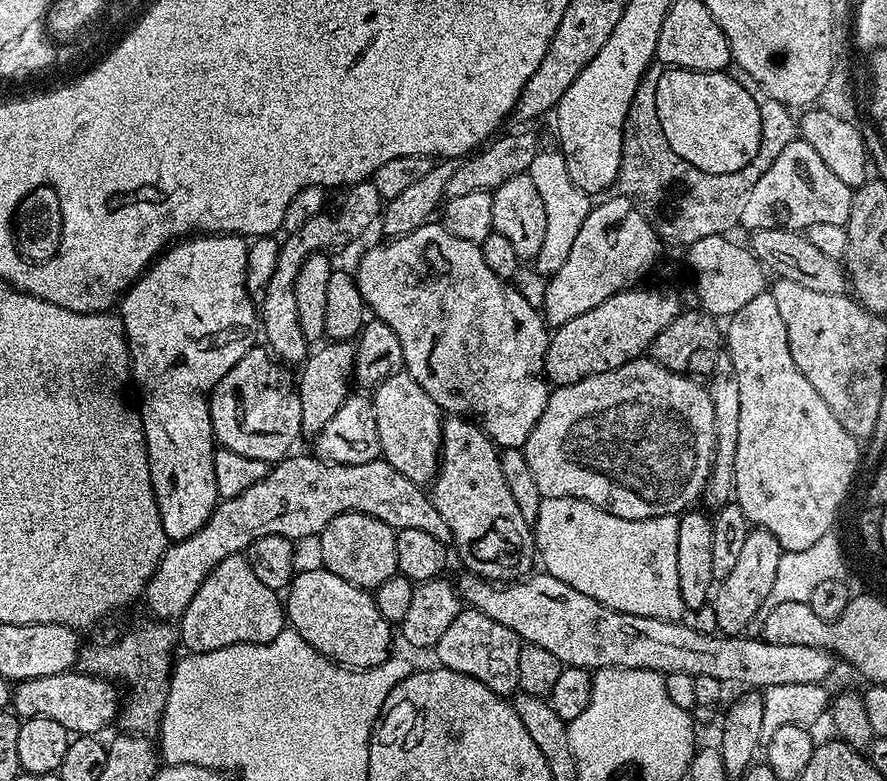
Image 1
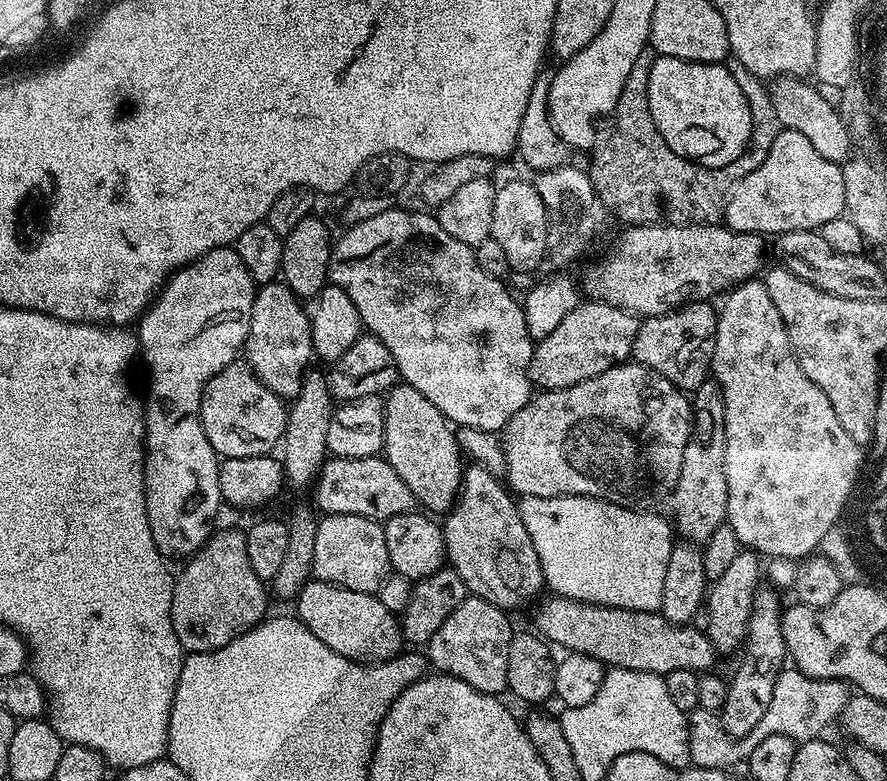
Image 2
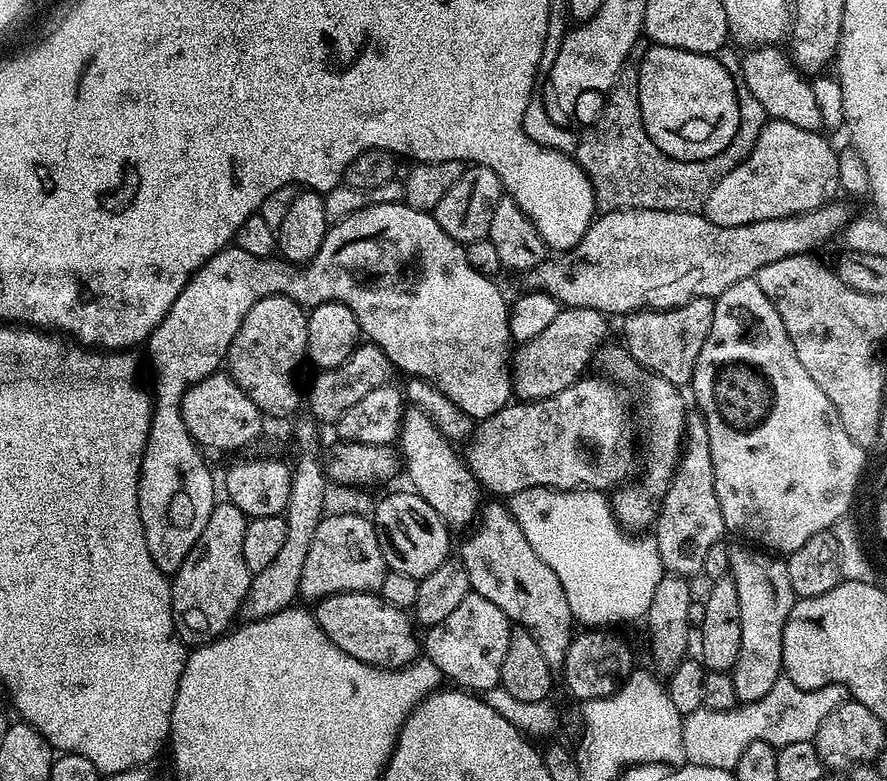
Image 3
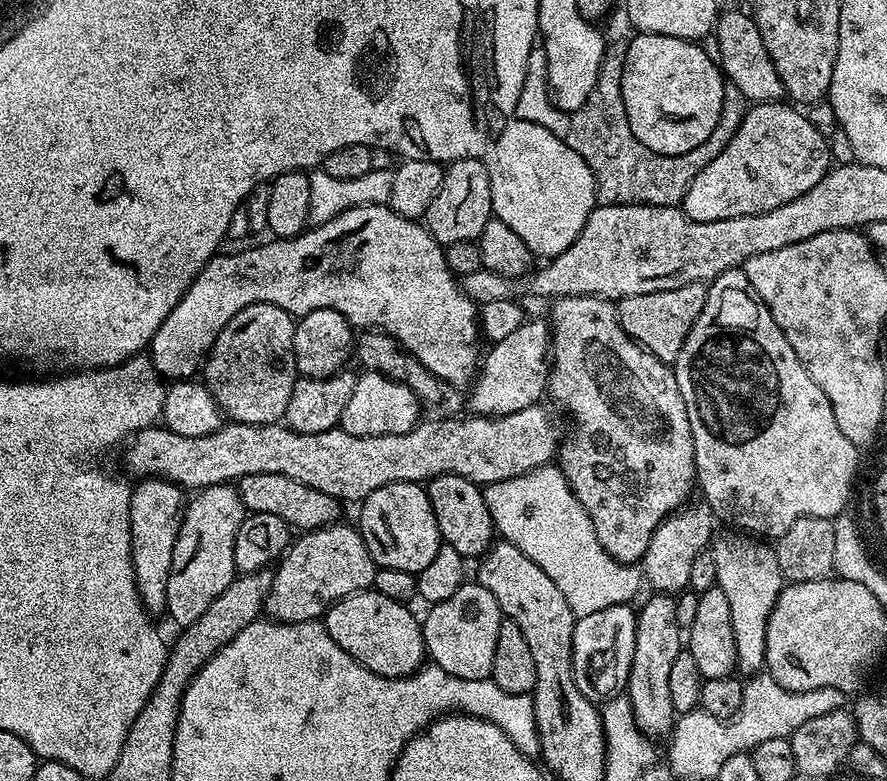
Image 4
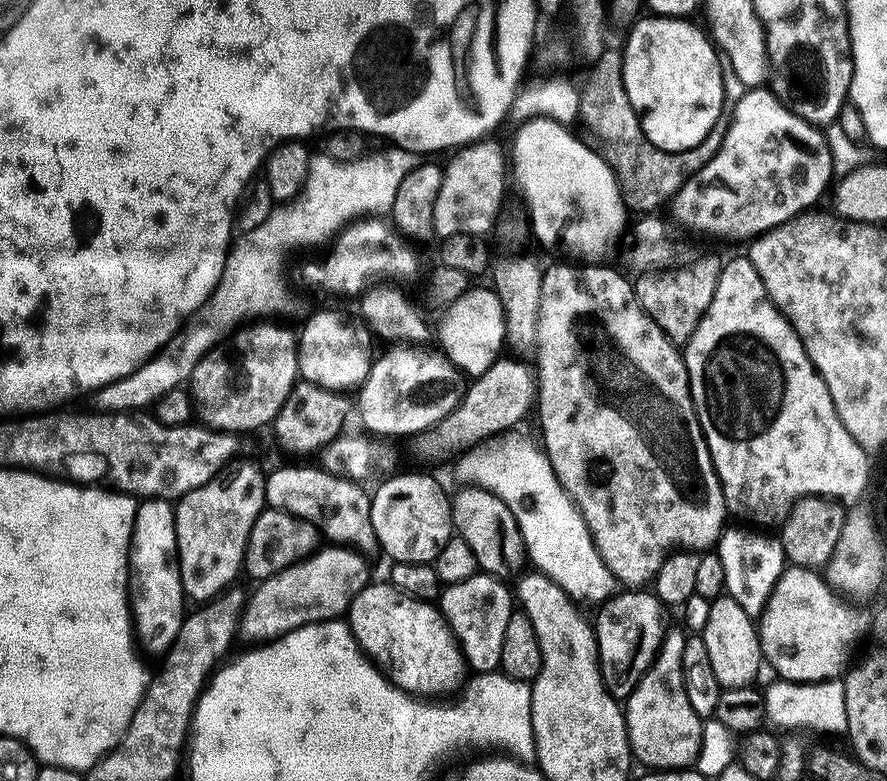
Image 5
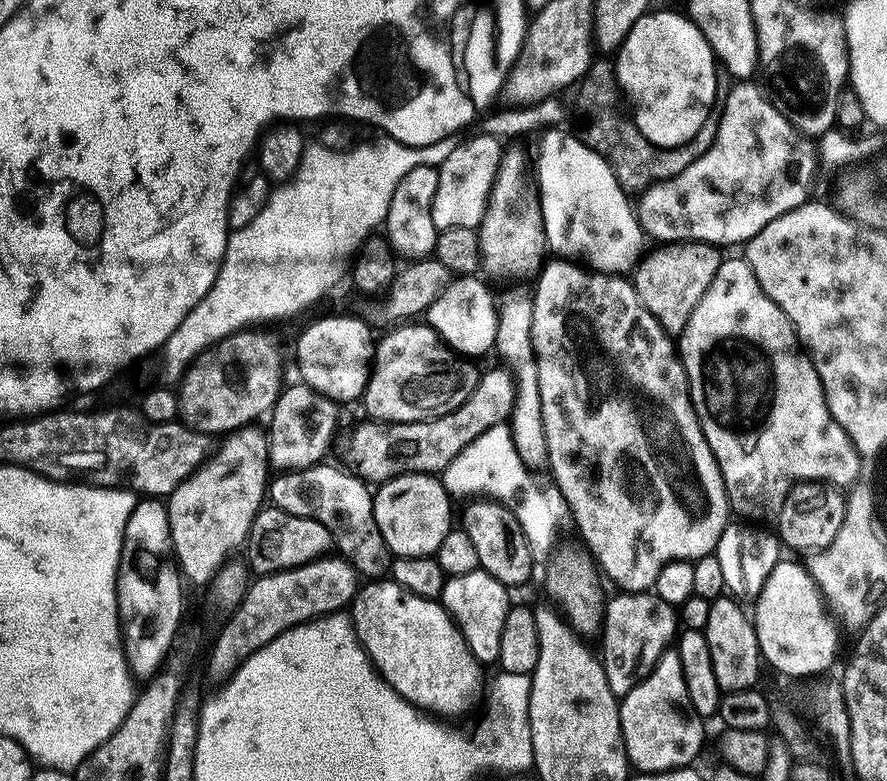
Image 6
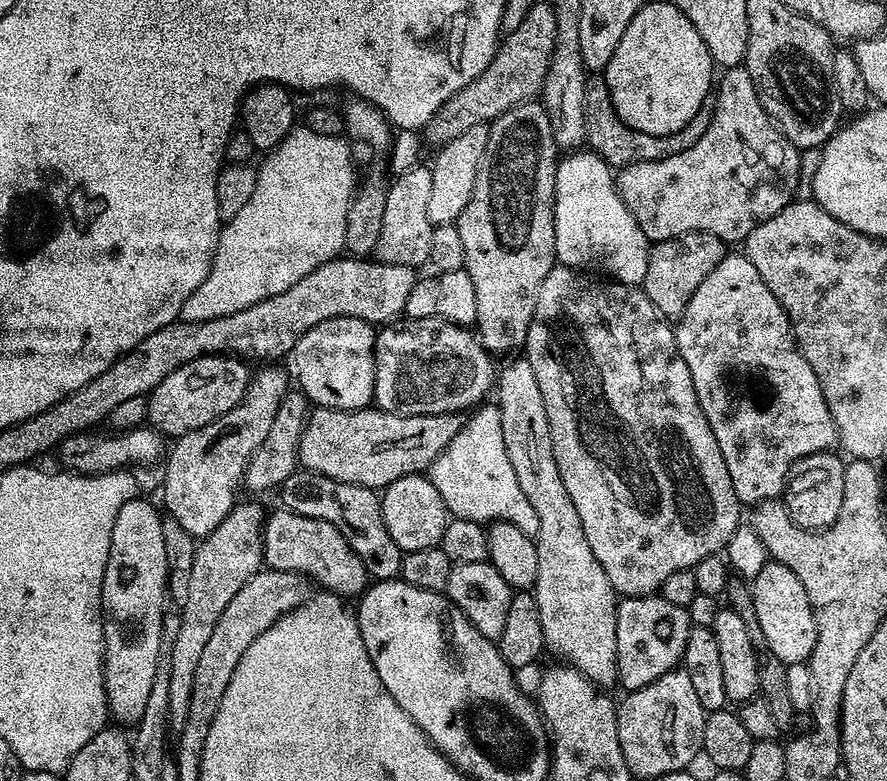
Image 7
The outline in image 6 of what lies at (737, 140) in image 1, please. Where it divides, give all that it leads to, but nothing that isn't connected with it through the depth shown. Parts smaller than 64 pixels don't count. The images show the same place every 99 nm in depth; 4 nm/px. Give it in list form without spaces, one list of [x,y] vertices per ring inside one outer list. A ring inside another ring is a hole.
[[[649,10],[644,13],[638,22],[630,30],[628,37],[624,39],[624,45],[615,53],[616,82],[621,89],[628,91],[632,104],[636,107],[634,123],[636,128],[650,142],[654,142],[659,148],[673,148],[682,146],[702,130],[702,122],[706,114],[717,103],[716,98],[716,74],[718,61],[712,55],[712,47],[706,42],[706,38],[694,26],[687,15],[676,12],[655,12]]]

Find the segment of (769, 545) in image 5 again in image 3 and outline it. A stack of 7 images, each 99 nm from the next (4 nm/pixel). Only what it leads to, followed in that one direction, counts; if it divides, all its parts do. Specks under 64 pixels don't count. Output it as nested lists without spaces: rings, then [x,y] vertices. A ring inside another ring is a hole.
[[[752,546],[744,547],[748,548],[733,547],[729,554],[730,579],[738,590],[738,614],[742,622],[742,642],[736,664],[730,669],[730,675],[734,682],[737,701],[740,704],[753,704],[766,694],[770,694],[774,682],[778,682],[778,678],[783,673],[782,634],[786,626],[786,618],[798,597],[792,593],[787,563],[779,555],[769,554],[767,551],[757,550]]]

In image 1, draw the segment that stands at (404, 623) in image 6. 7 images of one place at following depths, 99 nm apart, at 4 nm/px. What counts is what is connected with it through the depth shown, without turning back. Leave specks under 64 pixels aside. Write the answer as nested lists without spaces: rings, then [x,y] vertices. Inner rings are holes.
[[[322,566],[315,567],[297,571],[286,589],[286,620],[291,631],[306,638],[318,654],[345,668],[377,668],[386,662],[393,651],[394,628],[378,614],[373,593],[355,588]]]

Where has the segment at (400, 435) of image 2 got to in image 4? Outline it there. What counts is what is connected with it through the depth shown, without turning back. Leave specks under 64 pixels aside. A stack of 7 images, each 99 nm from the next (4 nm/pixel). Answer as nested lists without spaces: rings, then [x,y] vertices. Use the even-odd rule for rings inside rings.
[[[437,476],[435,480],[431,481],[429,485],[429,496],[433,500],[433,504],[435,506],[435,510],[440,522],[440,535],[443,537],[447,543],[450,543],[454,546],[454,550],[458,550],[464,556],[469,558],[480,558],[488,552],[490,548],[492,548],[494,544],[494,538],[492,535],[497,535],[498,529],[496,527],[496,518],[492,515],[492,505],[490,503],[489,497],[486,495],[485,489],[481,487],[481,485],[474,483],[472,480],[467,480],[465,476]]]

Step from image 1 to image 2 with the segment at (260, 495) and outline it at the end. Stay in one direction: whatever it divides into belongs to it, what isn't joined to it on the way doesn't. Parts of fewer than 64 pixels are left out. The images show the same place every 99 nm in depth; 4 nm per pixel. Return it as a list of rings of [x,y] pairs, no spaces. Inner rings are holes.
[[[380,454],[366,458],[338,456],[325,460],[314,481],[315,488],[316,504],[321,513],[329,516],[358,514],[362,518],[383,522],[417,507],[414,494],[410,494],[410,486],[398,478],[394,466],[390,466],[390,462]]]

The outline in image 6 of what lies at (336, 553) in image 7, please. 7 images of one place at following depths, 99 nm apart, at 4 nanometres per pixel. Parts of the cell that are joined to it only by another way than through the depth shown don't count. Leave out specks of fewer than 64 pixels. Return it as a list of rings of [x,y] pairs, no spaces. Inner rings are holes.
[[[275,506],[261,507],[256,513],[252,529],[248,531],[246,563],[256,576],[269,576],[271,572],[282,572],[286,568],[297,568],[329,555],[334,545],[332,536],[322,522],[290,514]]]

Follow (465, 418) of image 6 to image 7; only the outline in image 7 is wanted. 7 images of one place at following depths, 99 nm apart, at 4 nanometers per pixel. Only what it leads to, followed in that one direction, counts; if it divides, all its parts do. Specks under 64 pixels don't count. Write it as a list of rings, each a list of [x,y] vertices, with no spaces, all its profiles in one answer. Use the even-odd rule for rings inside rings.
[[[375,406],[355,408],[352,412],[341,408],[317,407],[309,415],[308,424],[300,439],[300,464],[309,472],[329,476],[338,482],[383,490],[398,482],[398,478],[414,476],[431,469],[446,446],[450,446],[450,442],[454,442],[457,434],[464,429],[464,421],[465,417],[458,412],[433,416],[402,416],[399,412],[382,412]]]

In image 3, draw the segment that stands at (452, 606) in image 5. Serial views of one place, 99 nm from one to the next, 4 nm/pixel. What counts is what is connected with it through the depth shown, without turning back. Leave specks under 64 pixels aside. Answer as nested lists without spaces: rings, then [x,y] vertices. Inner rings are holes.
[[[471,591],[448,617],[423,633],[422,652],[426,659],[438,666],[441,677],[448,679],[449,676],[453,685],[483,694],[499,685],[513,627],[508,615],[498,610],[490,598],[482,598]]]

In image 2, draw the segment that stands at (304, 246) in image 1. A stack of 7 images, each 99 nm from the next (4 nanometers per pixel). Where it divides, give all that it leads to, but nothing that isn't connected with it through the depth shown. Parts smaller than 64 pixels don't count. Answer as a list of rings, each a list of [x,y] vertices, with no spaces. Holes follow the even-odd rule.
[[[283,282],[261,284],[256,289],[256,301],[252,304],[252,317],[248,341],[244,344],[243,355],[252,373],[264,383],[274,394],[278,394],[285,402],[292,401],[304,381],[305,372],[309,371],[311,360],[314,360],[312,351],[312,321],[298,297],[293,294]]]

